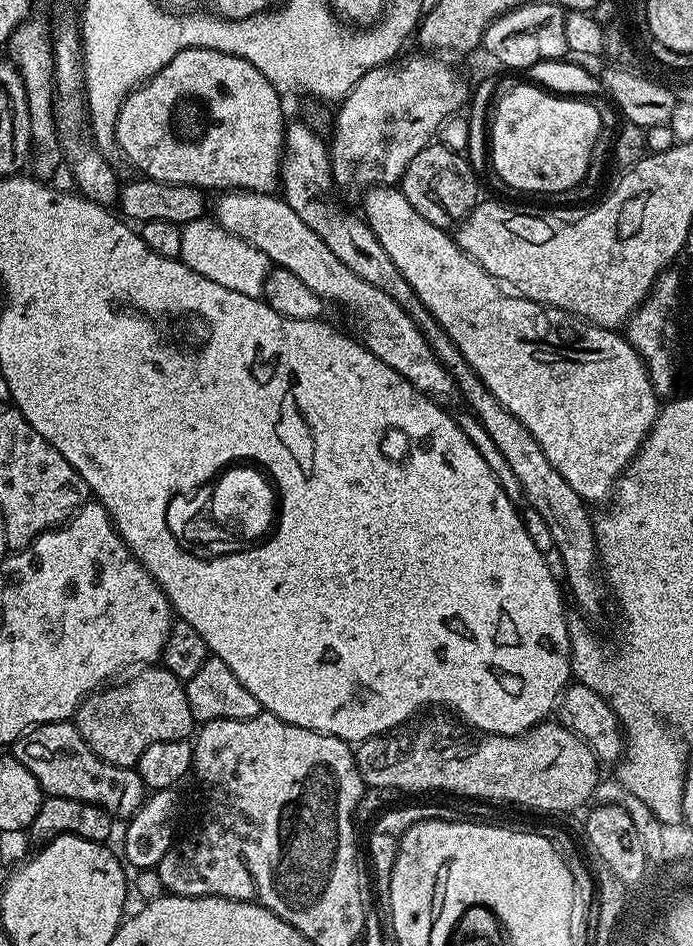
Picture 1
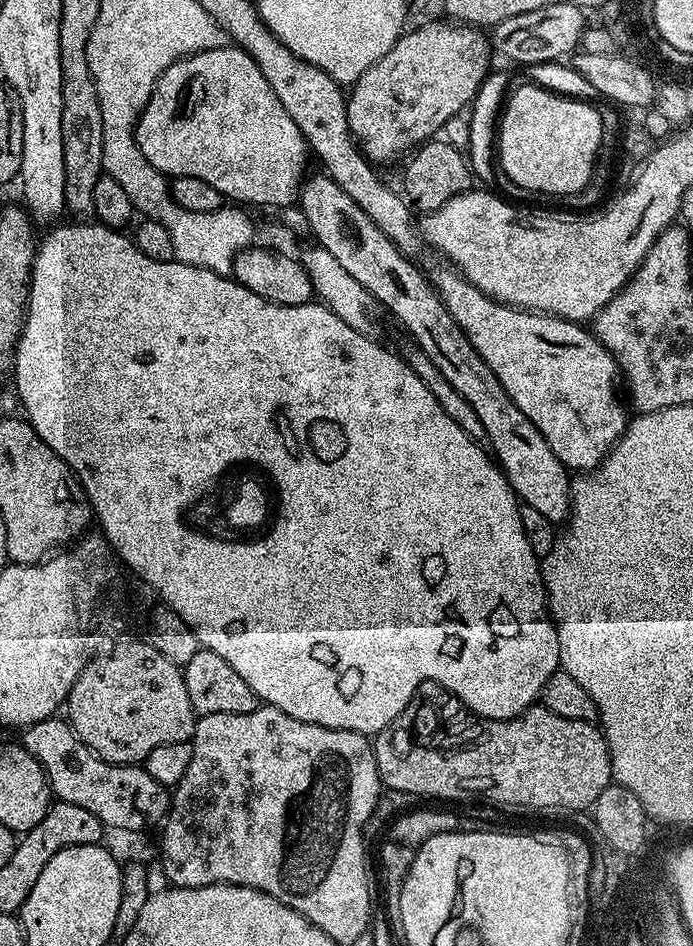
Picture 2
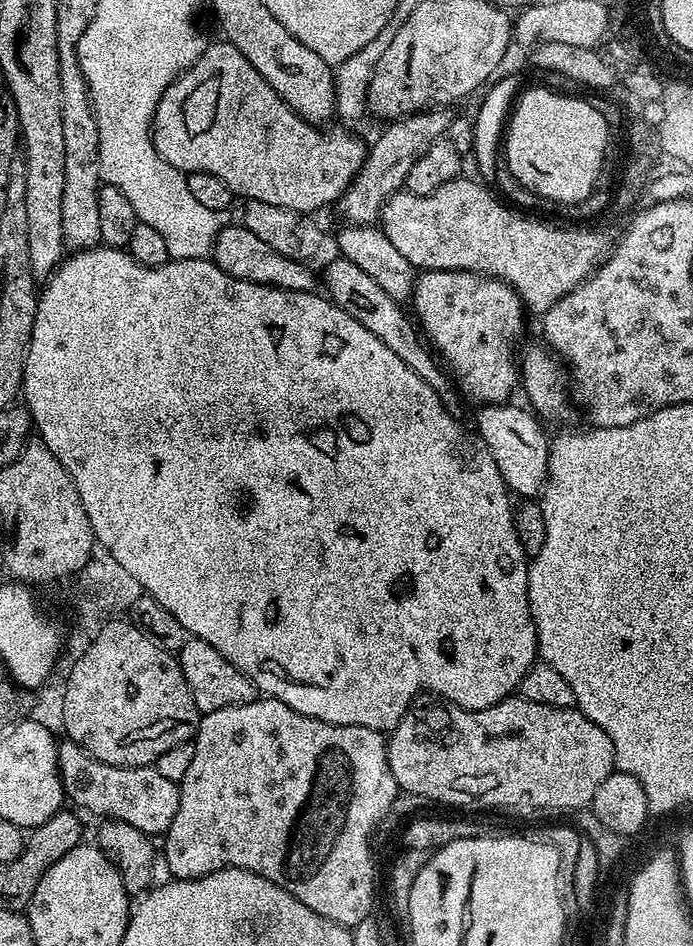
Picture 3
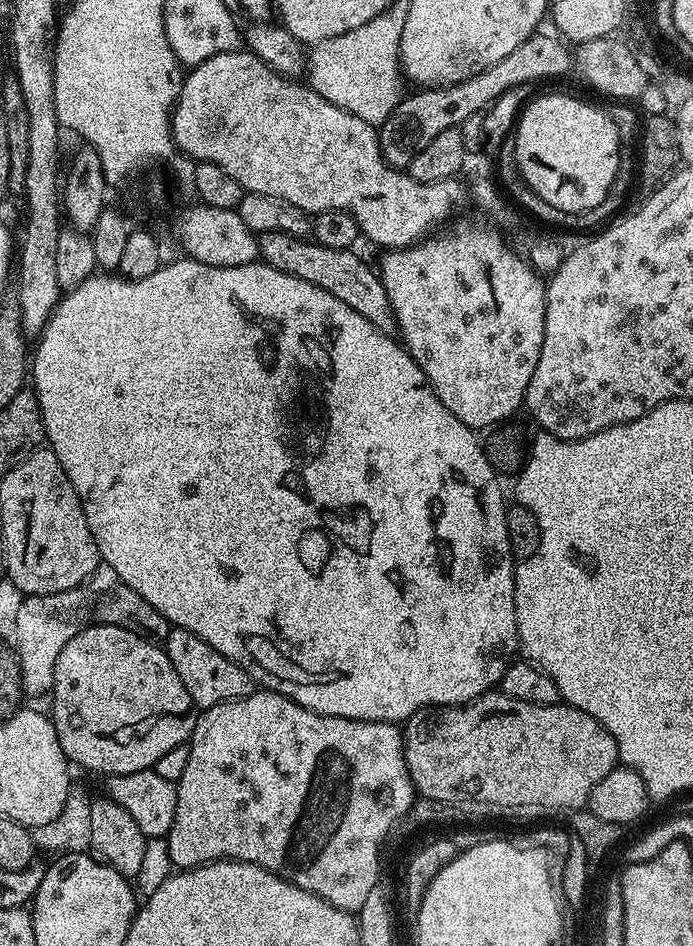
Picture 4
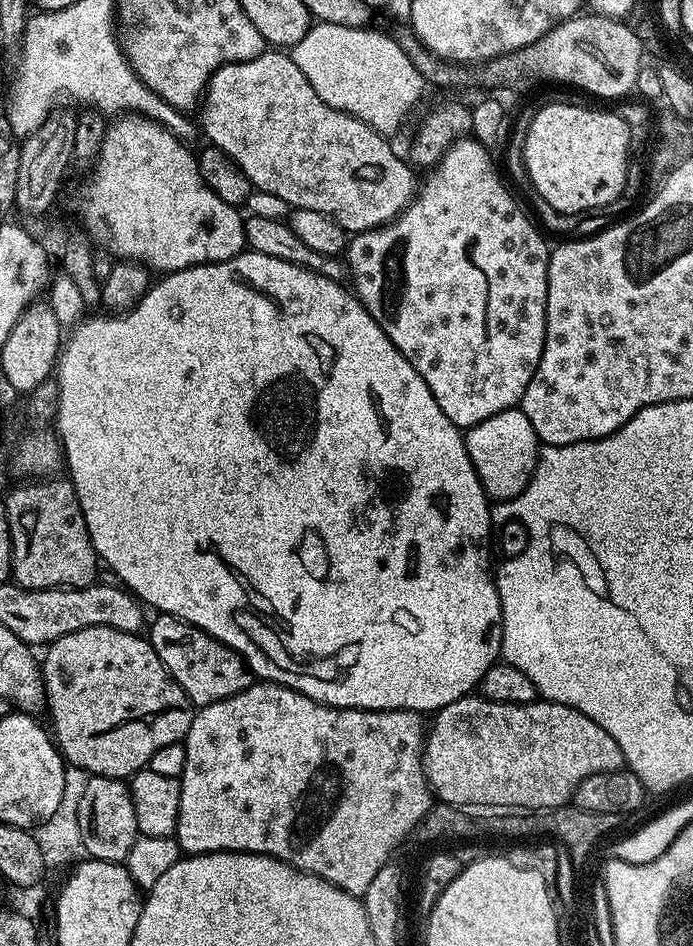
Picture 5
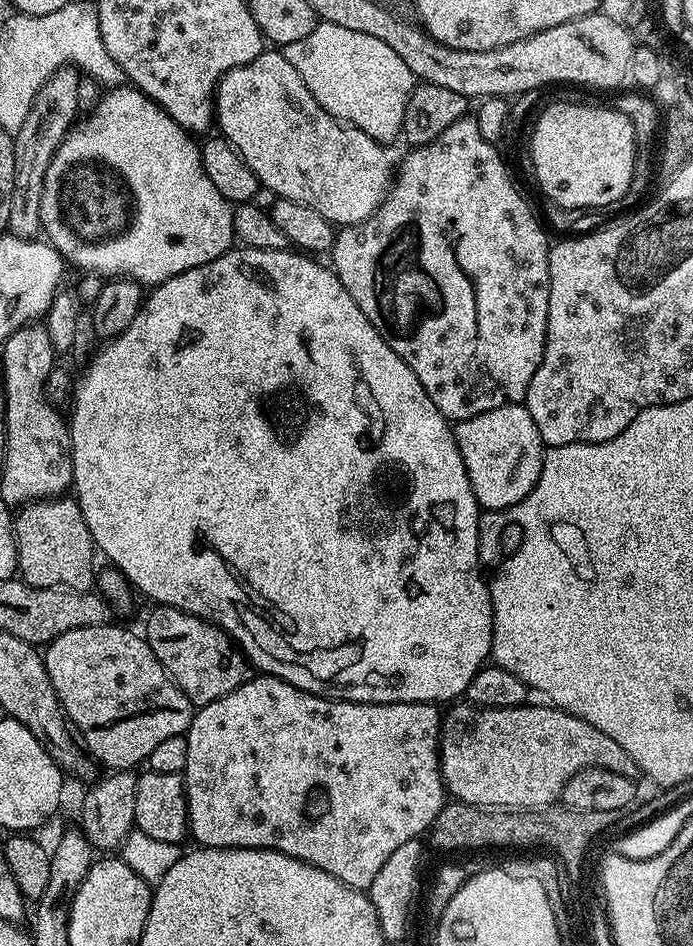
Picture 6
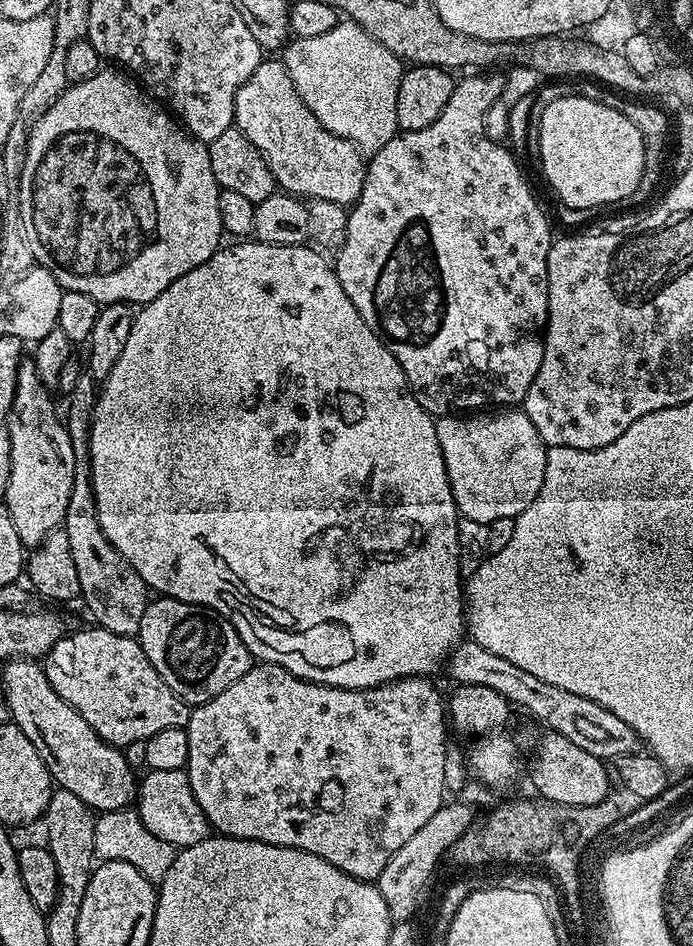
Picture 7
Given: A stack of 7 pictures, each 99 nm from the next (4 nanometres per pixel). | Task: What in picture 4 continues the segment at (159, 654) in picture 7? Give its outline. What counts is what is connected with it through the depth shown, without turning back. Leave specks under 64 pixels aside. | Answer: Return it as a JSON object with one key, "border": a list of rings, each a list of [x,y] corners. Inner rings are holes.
{"border":[[[173,627],[162,647],[167,652],[174,670],[178,670],[178,678],[182,678],[182,686],[186,686],[186,694],[190,694],[197,709],[213,708],[231,700],[241,700],[254,691],[253,678],[243,666],[218,654],[214,646],[202,642],[202,638],[198,638],[198,634],[190,630]]]}

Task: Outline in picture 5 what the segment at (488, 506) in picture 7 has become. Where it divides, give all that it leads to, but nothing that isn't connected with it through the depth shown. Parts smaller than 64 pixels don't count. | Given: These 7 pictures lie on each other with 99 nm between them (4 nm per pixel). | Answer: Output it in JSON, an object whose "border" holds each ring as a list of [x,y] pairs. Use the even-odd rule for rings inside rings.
{"border":[[[519,408],[499,412],[467,429],[465,440],[476,473],[491,499],[512,498],[528,484],[539,459],[540,443],[530,418]]]}

